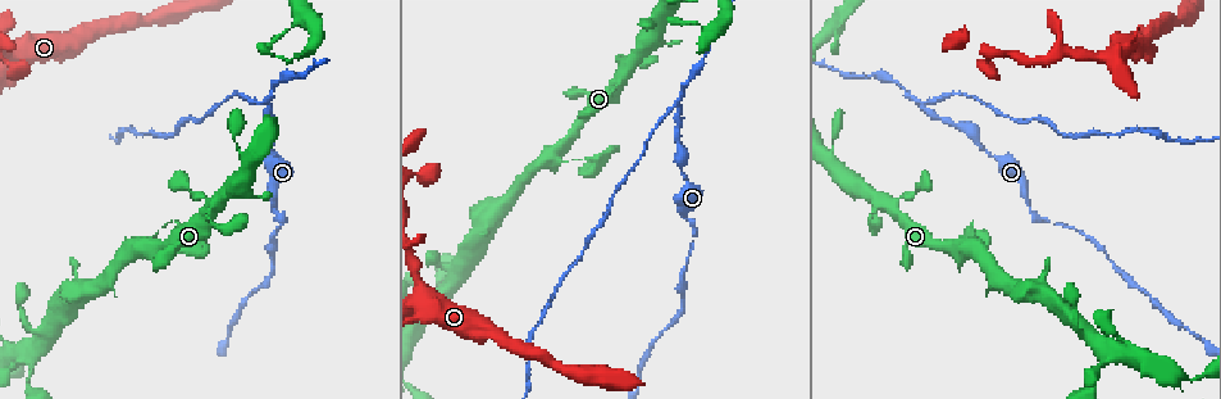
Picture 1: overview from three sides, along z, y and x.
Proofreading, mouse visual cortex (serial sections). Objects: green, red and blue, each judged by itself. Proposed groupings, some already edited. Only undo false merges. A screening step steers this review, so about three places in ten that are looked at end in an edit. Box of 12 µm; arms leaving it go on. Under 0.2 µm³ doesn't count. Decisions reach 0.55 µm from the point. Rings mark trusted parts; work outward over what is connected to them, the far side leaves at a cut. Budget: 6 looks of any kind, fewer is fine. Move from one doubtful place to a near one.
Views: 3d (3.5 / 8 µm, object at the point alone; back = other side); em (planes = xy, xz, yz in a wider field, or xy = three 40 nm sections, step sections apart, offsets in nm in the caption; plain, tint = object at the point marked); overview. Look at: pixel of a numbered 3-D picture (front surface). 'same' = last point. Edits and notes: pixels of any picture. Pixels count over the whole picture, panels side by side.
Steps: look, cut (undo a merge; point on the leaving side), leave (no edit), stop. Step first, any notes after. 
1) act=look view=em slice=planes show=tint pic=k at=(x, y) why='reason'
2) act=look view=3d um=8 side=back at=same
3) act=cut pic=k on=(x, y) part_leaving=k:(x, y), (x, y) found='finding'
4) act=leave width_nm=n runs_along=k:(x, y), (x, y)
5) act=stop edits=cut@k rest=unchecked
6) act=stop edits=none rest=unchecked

act=look view=3d um=8 pic=1 at=(584, 158) why='calibre changes'

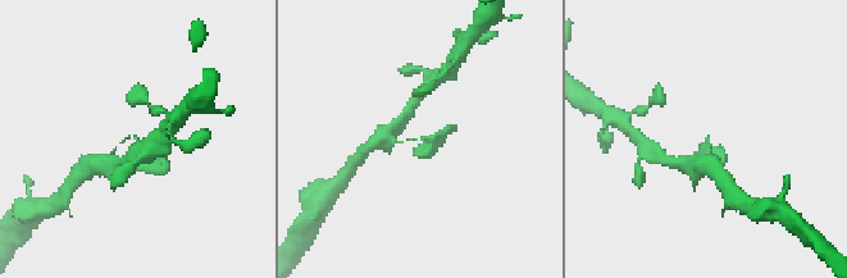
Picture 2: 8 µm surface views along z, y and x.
act=look view=em slice=xy step=5 show=tint pic=2 at=(709, 139)

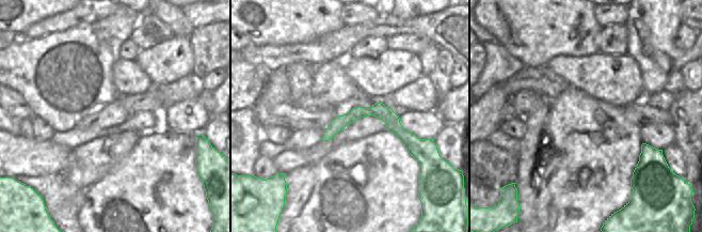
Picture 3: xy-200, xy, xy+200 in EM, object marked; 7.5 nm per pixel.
act=leave found='one cell here'

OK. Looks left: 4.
act=look view=3d um=3.5 pic=1 at=(14, 55)

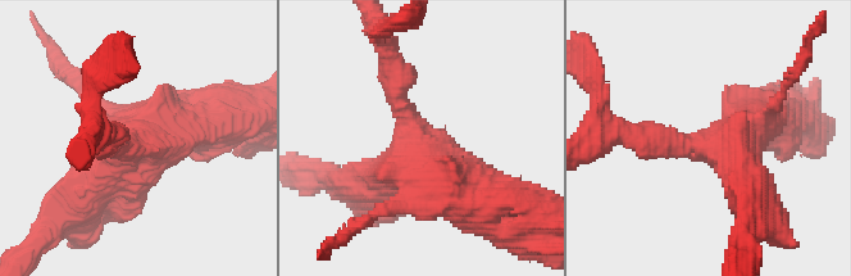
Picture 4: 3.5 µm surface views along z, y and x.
act=look view=em slice=xy step=3 show=tint pic=4 at=(130, 145) why='shape alone is not enough'

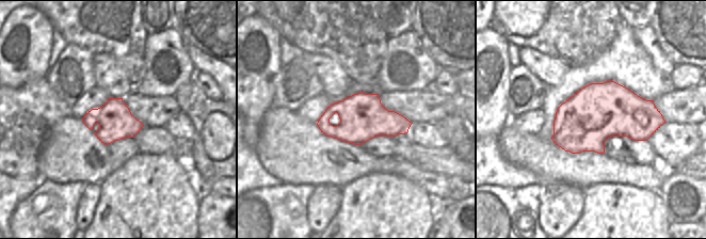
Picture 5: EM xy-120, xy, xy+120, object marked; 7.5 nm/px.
act=leave width_nm=340 runs_along=4:(492, 202), (418, 162), (397, 84) found='continuous, no second cell'

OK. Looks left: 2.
act=look view=3d um=3.5 pic=1 at=(676, 113) why='two arms in line, one across'

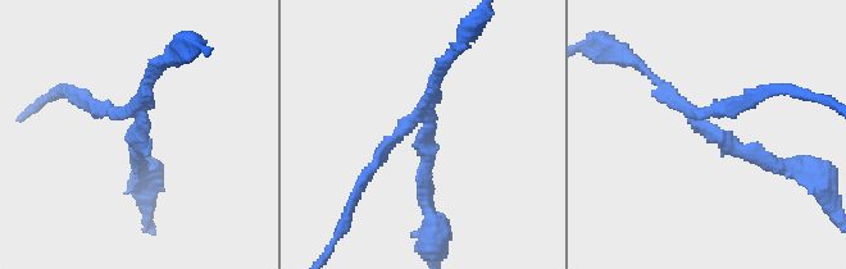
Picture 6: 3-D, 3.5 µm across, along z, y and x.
act=look view=em slice=xy step=1 show=tint pic=6 at=(142, 126) arms=3 arm_widths_nm=150,150,200

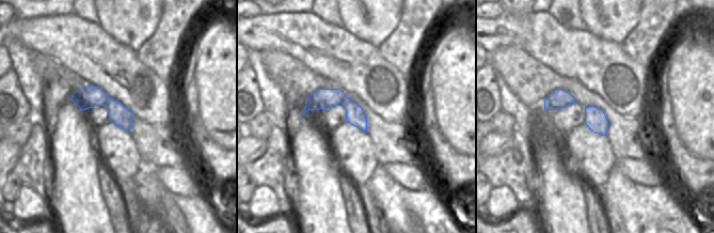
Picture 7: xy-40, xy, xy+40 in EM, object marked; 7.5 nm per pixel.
act=cut pic=6 on=(717, 109) border=7:(110, 98), (106, 105) found='a second cell is stuck on'

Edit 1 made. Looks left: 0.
act=stop edits=cut@6 rest=unchecked

